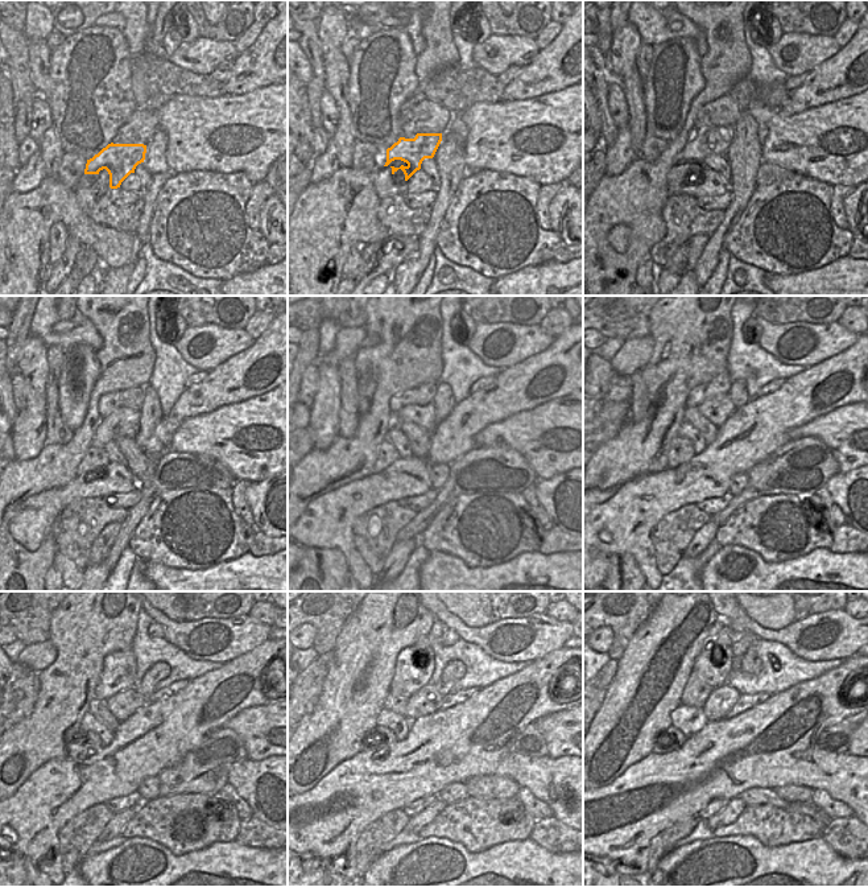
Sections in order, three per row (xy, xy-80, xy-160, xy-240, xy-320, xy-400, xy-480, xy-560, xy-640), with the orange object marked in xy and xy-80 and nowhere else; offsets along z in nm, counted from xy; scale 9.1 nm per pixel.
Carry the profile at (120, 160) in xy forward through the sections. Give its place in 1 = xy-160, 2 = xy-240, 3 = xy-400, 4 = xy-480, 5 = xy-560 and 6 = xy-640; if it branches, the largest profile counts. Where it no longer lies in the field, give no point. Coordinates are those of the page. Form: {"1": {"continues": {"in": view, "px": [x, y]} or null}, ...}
{"1": {"continues": {"in": "xy-160", "px": [706, 140]}}, "2": {"continues": {"in": "xy-240", "px": [124, 421]}}, "3": {"continues": {"in": "xy-400", "px": [716, 409]}}, "4": {"continues": {"in": "xy-480", "px": [124, 704]}}, "5": {"continues": {"in": "xy-560", "px": [428, 700]}}, "6": {"continues": {"in": "xy-640", "px": [718, 705]}}}

